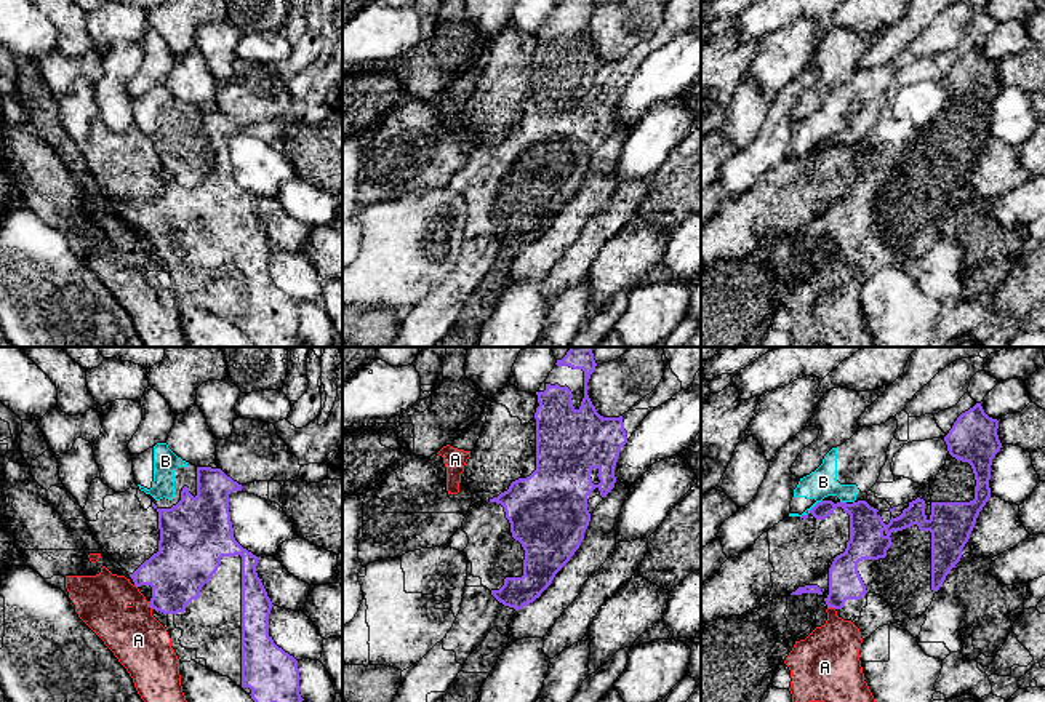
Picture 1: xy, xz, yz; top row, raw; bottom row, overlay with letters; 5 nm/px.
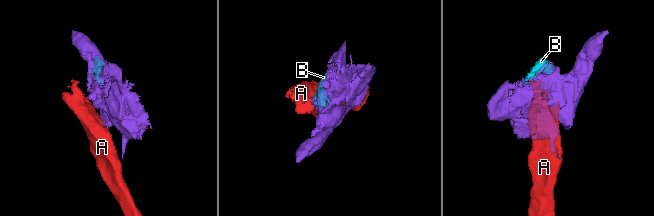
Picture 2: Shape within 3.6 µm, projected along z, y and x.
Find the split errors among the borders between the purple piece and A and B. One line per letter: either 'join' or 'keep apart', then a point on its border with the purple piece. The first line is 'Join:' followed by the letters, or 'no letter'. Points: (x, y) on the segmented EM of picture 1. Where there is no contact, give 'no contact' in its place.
Join: no letter
A: keep apart; contact xy (151, 605)
B: keep apart; contact yz (810, 510)

